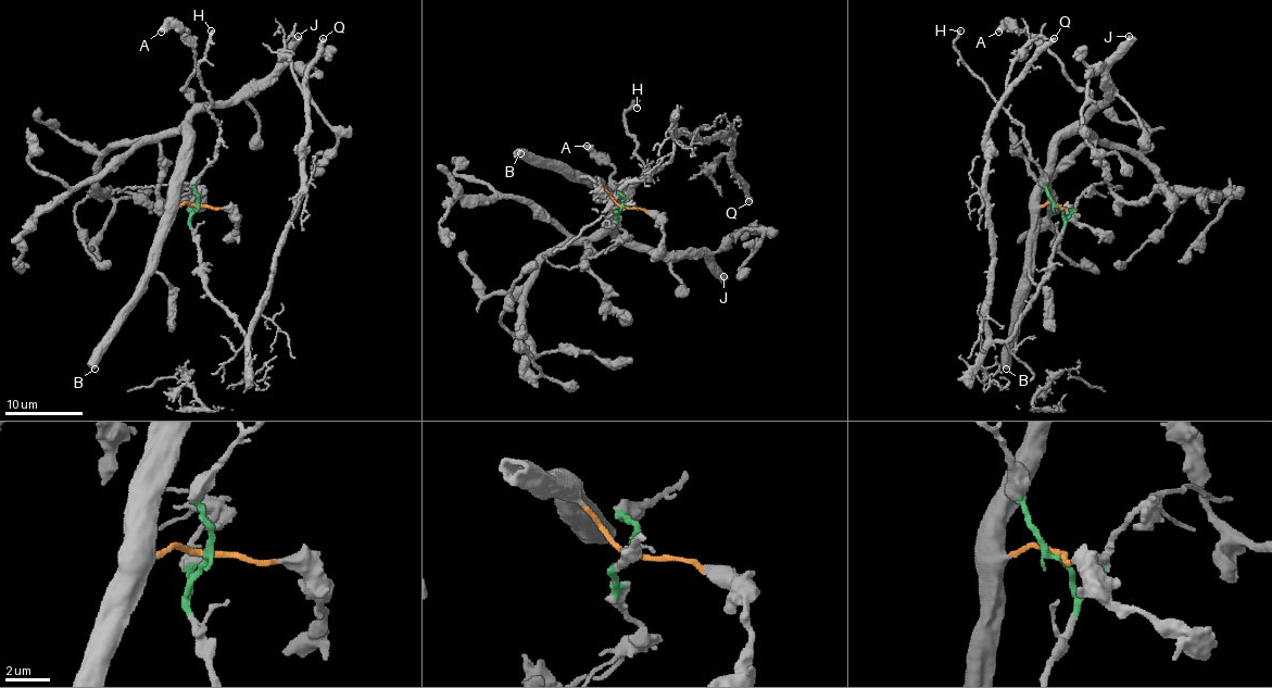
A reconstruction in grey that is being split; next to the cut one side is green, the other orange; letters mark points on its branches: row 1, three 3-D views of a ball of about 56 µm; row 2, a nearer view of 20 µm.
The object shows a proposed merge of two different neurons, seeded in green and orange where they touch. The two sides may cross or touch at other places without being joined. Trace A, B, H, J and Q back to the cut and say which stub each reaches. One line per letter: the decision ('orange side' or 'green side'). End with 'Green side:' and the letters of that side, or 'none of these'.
A: orange side
B: orange side
H: green side
J: orange side
Q: green side
Green side: H, Q

